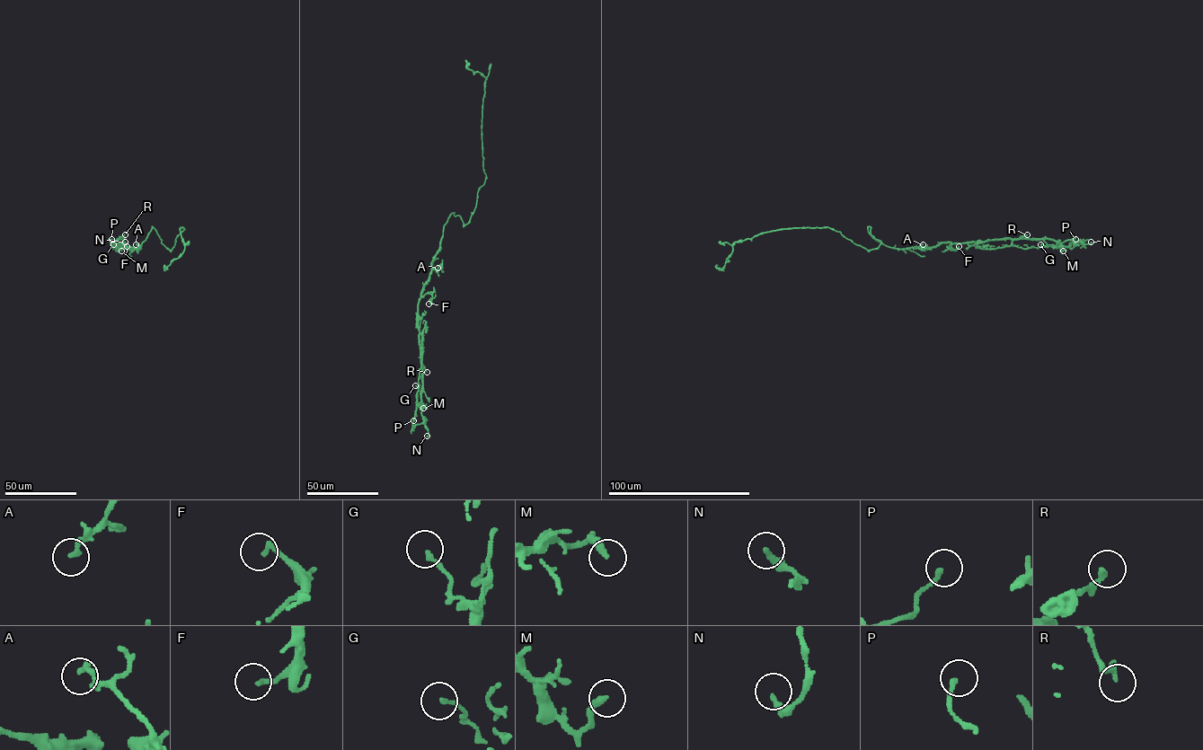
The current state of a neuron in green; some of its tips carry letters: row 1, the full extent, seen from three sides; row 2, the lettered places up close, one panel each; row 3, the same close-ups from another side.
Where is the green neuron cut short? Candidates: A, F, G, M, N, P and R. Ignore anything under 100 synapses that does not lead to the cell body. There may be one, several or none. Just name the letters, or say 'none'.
none

